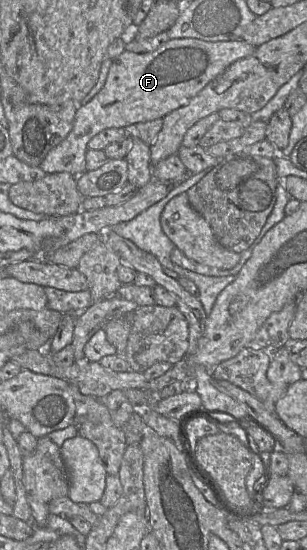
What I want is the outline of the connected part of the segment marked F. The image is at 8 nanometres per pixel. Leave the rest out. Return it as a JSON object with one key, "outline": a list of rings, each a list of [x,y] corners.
{"outline":[[[174,38],[169,39],[167,42],[162,44],[159,48],[152,52],[146,52],[146,53],[135,53],[132,51],[125,50],[122,52],[119,56],[112,59],[112,64],[110,66],[110,70],[106,79],[106,82],[103,86],[103,88],[87,103],[81,105],[75,114],[75,119],[73,123],[72,130],[68,134],[68,136],[57,146],[55,146],[53,149],[51,149],[48,154],[46,155],[45,159],[40,164],[40,168],[44,170],[46,173],[55,173],[55,172],[69,172],[74,176],[79,176],[82,173],[84,173],[86,170],[86,152],[89,149],[88,143],[89,141],[97,135],[99,132],[101,132],[104,129],[107,128],[129,128],[130,134],[131,134],[131,128],[139,123],[139,122],[147,122],[151,120],[155,120],[157,118],[163,118],[168,113],[172,112],[173,110],[179,108],[180,106],[187,103],[191,98],[196,96],[208,83],[210,83],[212,80],[214,80],[217,76],[222,74],[233,62],[246,58],[250,55],[252,55],[255,51],[256,47],[252,44],[246,42],[243,39],[239,40],[229,40],[229,41],[206,41],[201,40],[198,38]]]}

